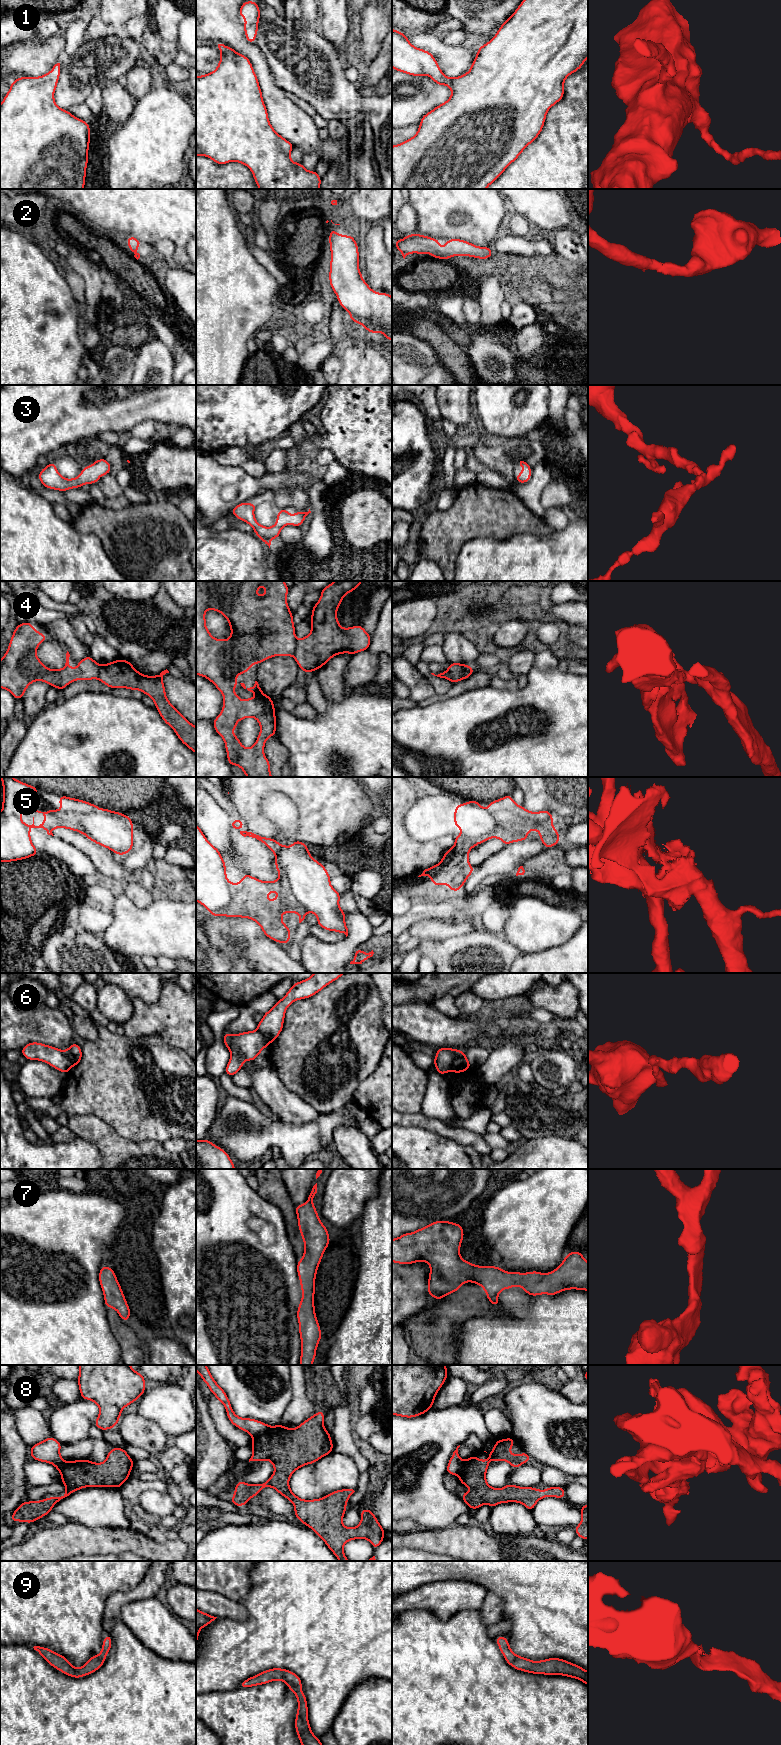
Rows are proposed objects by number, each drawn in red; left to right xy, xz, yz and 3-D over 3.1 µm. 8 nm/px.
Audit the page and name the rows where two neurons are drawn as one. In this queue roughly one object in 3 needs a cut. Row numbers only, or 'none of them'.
4, 5, 6, 8

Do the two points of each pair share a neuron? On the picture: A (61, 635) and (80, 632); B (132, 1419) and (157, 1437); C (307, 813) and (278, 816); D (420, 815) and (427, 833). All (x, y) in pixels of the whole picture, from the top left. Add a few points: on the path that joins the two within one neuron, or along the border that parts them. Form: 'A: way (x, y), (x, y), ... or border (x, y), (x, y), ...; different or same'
A: border (66, 620), (74, 634), (83, 642); different
B: way (138, 1425), (151, 1437); same
C: border (284, 794), (292, 801), (297, 813), (295, 837); different
D: way (424, 819), (427, 822), (427, 829); same

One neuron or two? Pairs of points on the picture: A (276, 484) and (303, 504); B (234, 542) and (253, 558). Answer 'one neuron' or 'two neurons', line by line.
A: two neurons
B: one neuron

